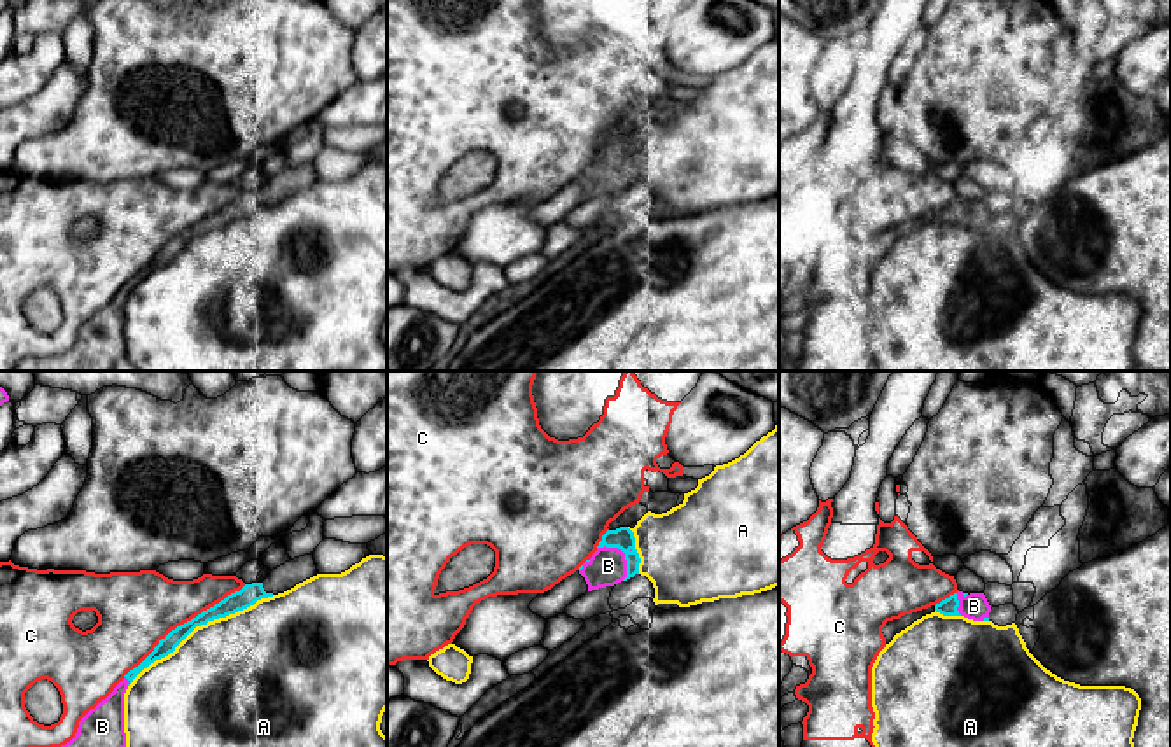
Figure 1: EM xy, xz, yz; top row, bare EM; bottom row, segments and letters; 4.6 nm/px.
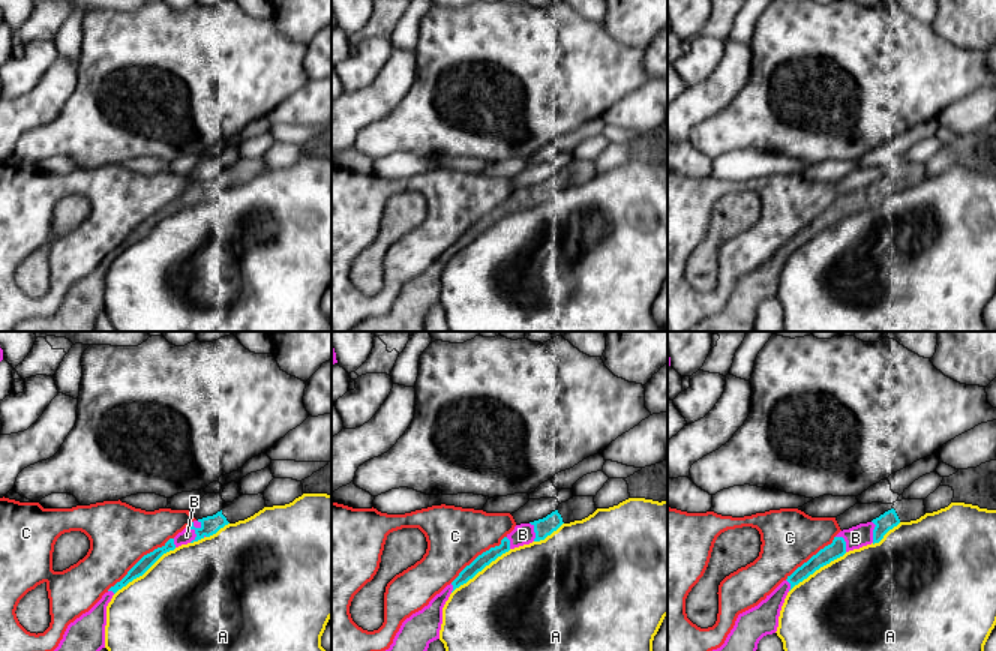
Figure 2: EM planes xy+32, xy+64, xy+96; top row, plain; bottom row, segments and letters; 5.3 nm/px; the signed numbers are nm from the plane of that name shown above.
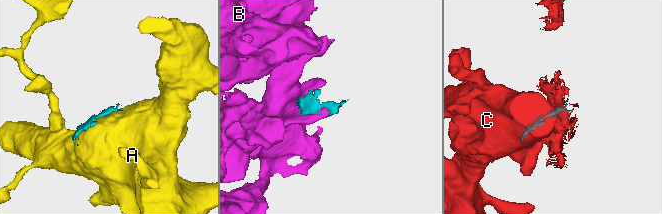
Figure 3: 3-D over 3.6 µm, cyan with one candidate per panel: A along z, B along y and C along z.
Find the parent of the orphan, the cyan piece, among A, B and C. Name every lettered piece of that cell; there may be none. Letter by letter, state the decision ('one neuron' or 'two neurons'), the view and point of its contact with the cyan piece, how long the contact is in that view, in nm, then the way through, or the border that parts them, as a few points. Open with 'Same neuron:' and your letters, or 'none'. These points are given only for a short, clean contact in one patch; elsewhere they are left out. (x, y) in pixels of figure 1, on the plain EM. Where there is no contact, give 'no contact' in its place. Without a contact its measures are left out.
Same neuron: B
A: two neurons; contact xy (200, 233); length 800 nm
B: one neuron; contact xz (624, 160); length 200 nm
C: two neurons; contact xy (184, 231); length 700 nm

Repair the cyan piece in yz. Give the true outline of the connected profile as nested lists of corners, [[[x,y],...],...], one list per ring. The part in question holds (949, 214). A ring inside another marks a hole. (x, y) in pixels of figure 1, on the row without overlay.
[[[957,199],[935,213],[943,224],[964,224],[973,229],[989,229],[991,213],[984,201]]]

